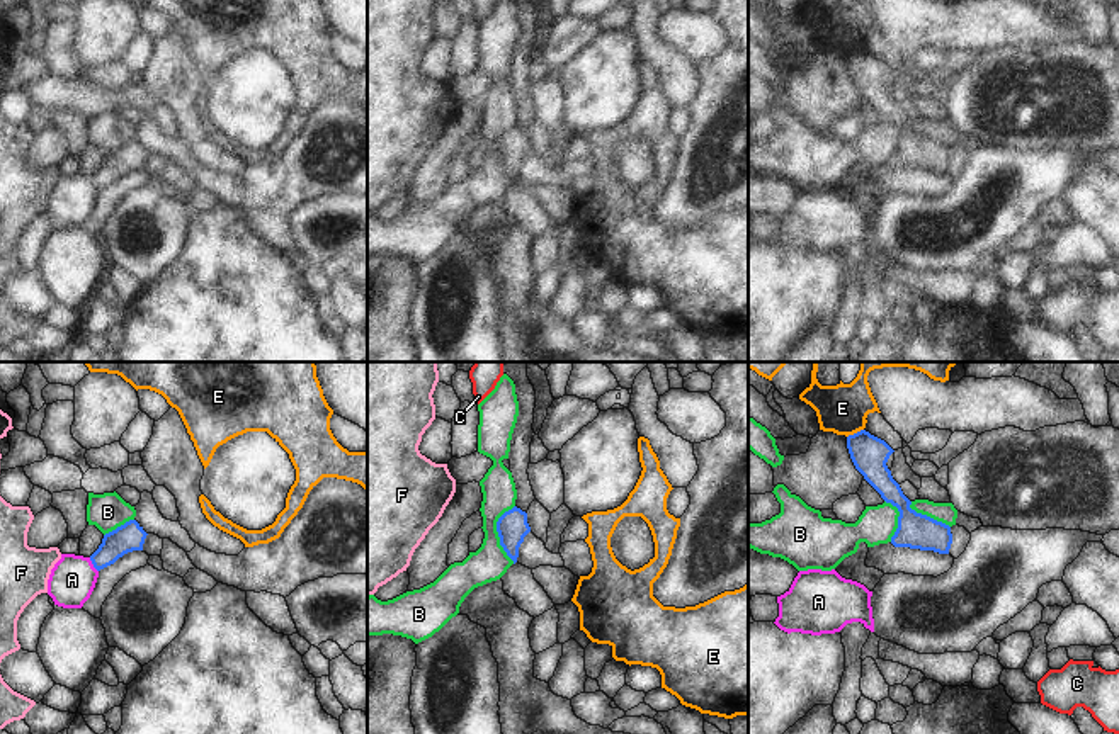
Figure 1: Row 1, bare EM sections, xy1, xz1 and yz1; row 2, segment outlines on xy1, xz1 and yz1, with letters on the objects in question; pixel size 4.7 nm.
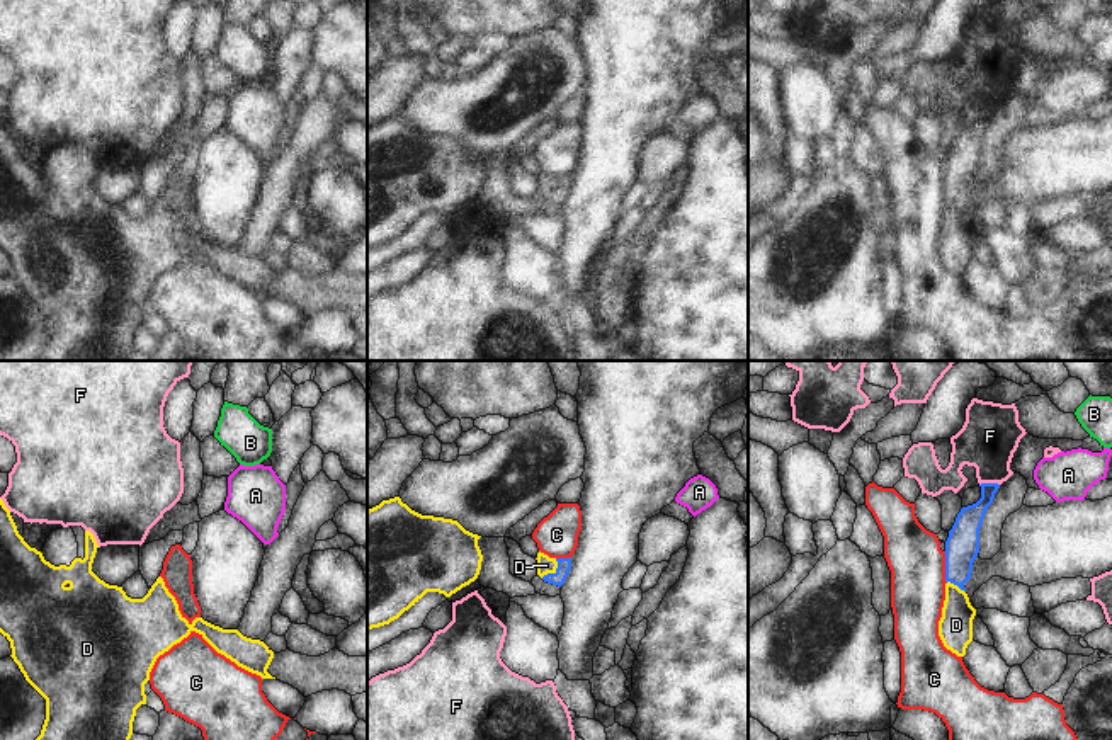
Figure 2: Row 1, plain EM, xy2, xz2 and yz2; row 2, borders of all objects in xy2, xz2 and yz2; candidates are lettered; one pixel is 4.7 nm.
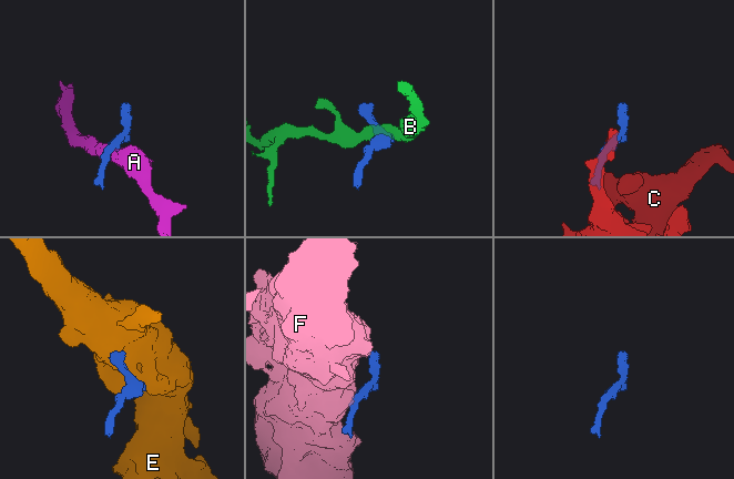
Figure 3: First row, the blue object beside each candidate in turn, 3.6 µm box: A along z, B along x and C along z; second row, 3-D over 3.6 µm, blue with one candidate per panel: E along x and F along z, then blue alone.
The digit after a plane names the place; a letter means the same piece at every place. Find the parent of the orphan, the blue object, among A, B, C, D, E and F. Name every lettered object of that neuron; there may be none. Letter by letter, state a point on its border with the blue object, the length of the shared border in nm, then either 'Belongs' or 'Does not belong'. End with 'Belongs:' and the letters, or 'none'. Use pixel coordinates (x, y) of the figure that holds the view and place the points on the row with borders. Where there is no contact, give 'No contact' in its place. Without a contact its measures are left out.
A: Touches blue at xy1 (92, 563). Shared border 80 nm. Does not belong
B: Touches blue at xz1 (499, 534). Shared border 280 nm. Does not belong
C: Touches blue at yz2 (946, 567). Shared border 150 nm. Does not belong
D: Touches blue at xz2 (553, 574). Shared border 120 nm. Belongs
E: Touches blue at yz1 (854, 434). Shared border 90 nm. Does not belong
F: Touches blue at yz2 (988, 483). Shared border 100 nm. Does not belong
Belongs: D

